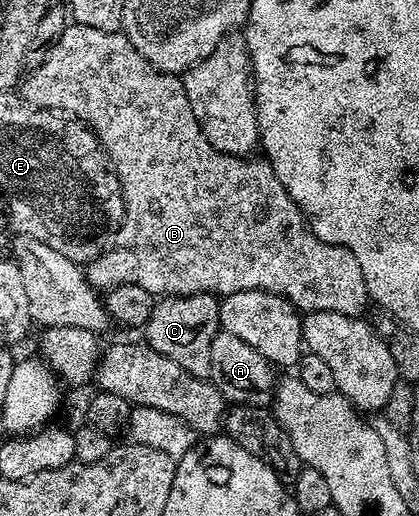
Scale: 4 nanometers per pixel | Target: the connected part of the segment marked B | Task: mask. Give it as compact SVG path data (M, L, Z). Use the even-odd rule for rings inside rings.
M74 22L68 23L61 38L50 45L47 50L45 62L41 66L30 69L29 75L22 81L21 95L27 103L35 108L58 110L68 117L82 120L102 144L104 153L113 169L115 177L119 180L121 194L123 195L123 225L115 233L113 243L106 252L102 252L95 260L86 265L85 273L88 283L95 290L114 288L116 284L136 284L141 290L149 290L157 298L165 296L192 296L202 292L212 293L220 298L229 294L237 294L241 290L265 290L278 296L284 296L300 313L308 312L336 312L346 316L364 315L369 297L365 278L361 274L361 266L357 258L349 250L345 250L336 244L321 242L311 233L307 227L307 219L303 212L289 198L289 190L281 186L281 178L273 170L273 166L266 158L244 158L242 156L230 156L221 150L214 148L205 138L197 118L193 114L193 106L189 106L189 98L185 94L185 86L178 75L169 72L159 72L139 51L129 42L129 38L122 31L106 32L105 30L93 30L93 26L85 26Z

